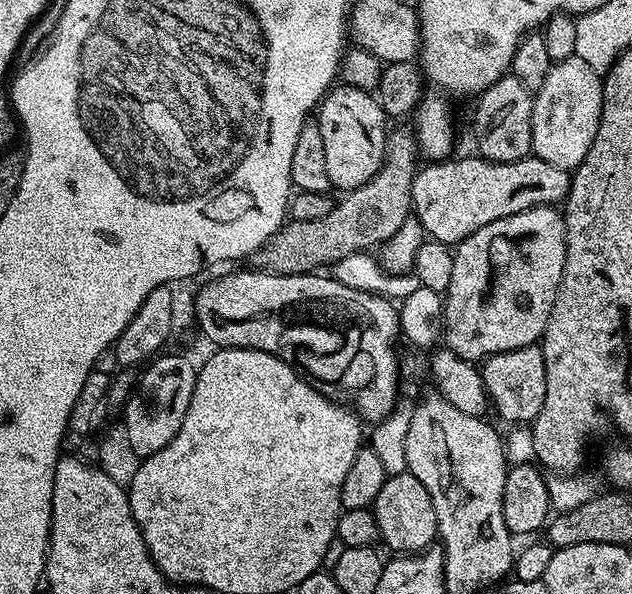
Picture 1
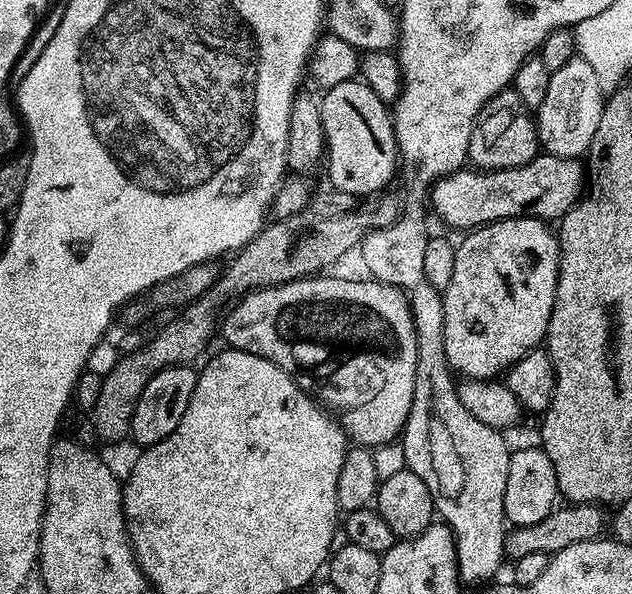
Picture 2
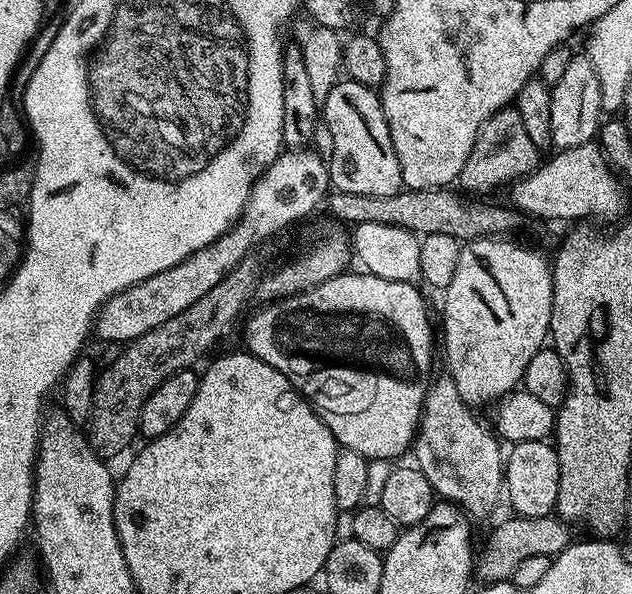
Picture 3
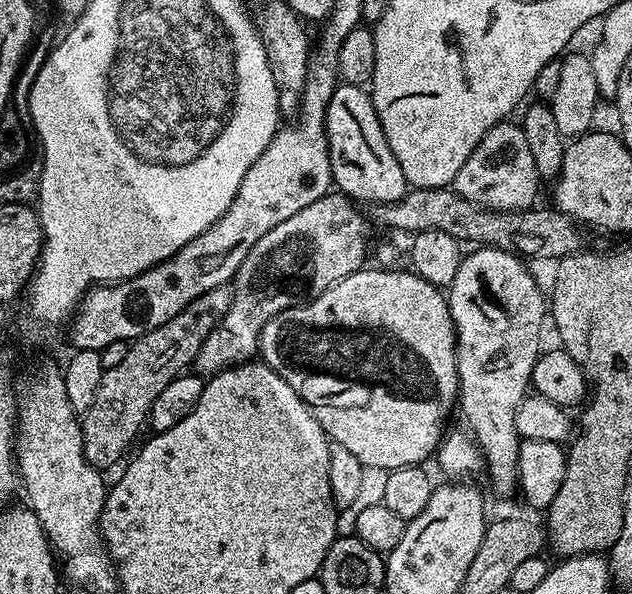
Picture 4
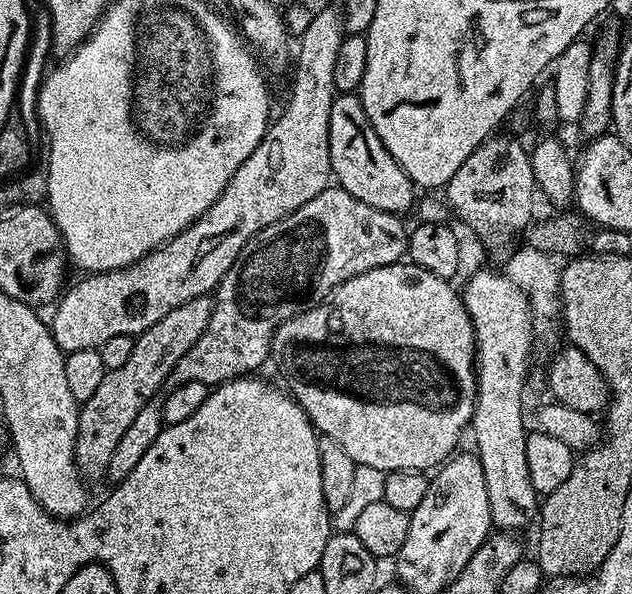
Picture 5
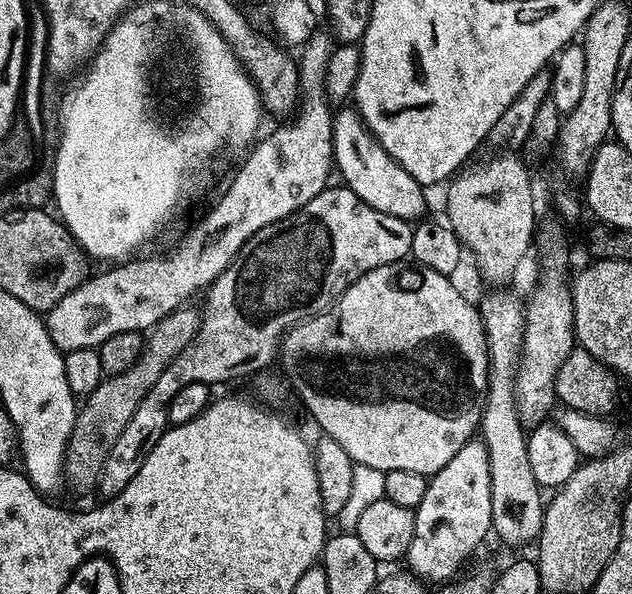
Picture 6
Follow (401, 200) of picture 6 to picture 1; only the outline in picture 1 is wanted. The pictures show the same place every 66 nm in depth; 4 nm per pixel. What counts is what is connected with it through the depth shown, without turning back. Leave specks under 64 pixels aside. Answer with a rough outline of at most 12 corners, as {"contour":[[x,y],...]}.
{"contour":[[336,86],[318,105],[332,188],[382,166],[389,125],[371,91]]}

